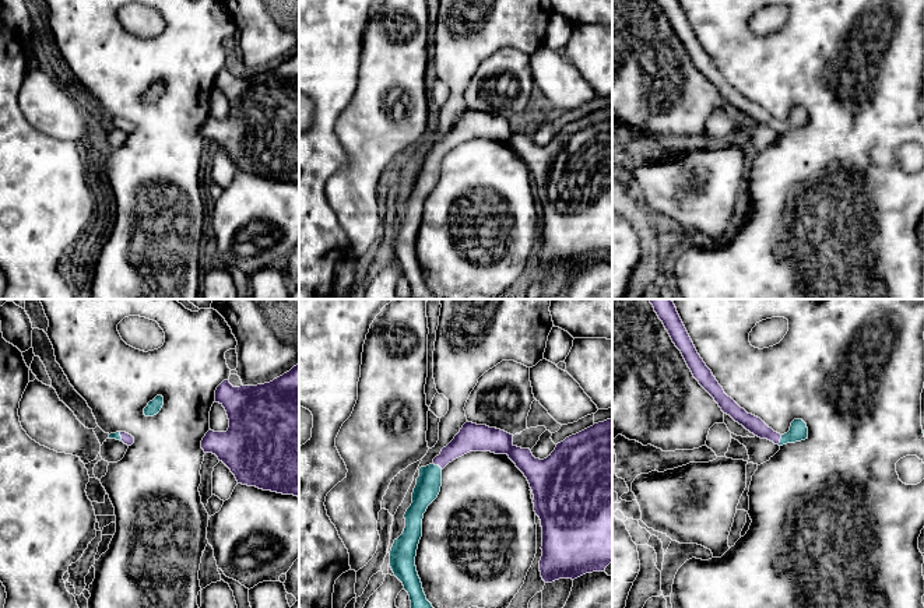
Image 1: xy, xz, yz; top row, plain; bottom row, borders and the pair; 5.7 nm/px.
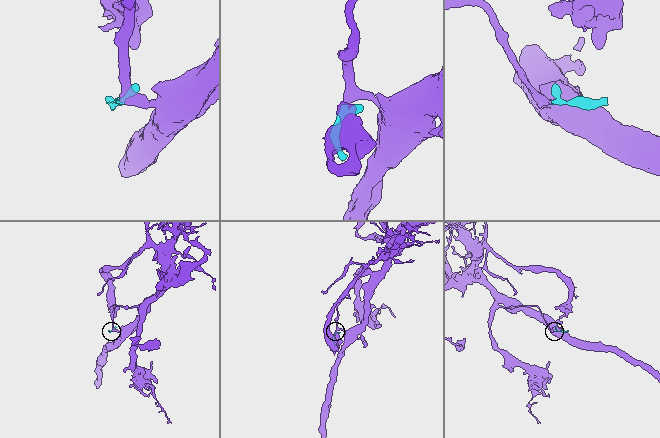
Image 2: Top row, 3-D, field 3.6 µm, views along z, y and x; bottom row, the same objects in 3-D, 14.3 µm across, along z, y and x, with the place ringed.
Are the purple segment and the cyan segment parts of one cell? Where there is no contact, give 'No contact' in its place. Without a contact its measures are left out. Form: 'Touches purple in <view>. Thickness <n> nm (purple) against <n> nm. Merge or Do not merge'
Touches purple in yz. Thickness 100 nm (purple) against 110 nm. Merge

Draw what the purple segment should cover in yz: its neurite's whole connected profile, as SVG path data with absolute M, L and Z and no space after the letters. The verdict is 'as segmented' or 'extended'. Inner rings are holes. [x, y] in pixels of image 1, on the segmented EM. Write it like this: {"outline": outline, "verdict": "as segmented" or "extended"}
{"outline": "M649 299L668 331L672 342L681 351L688 368L699 384L714 398L721 411L730 415L735 422L760 439L767 439L774 444L783 446L808 439L808 428L802 419L794 419L790 430L784 435L774 432L760 418L748 414L731 397L728 397L719 384L712 370L706 366L698 354L672 299Z", "verdict": "extended"}

